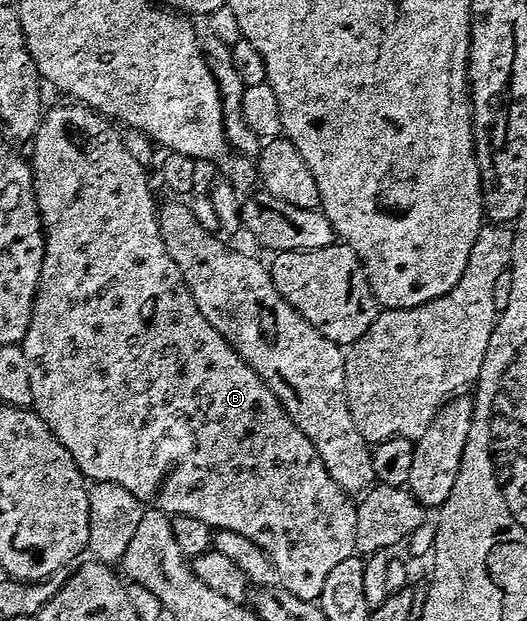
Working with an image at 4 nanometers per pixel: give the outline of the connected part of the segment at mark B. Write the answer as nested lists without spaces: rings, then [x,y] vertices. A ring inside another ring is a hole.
[[[64,103],[68,104],[56,104],[41,115],[36,135],[30,141],[32,185],[44,227],[44,257],[28,329],[22,341],[26,366],[30,368],[31,407],[42,418],[42,422],[46,422],[58,442],[66,446],[70,458],[74,458],[78,470],[89,481],[97,484],[114,482],[130,490],[130,494],[134,494],[141,505],[161,508],[171,517],[198,518],[198,522],[206,522],[213,530],[234,530],[234,534],[243,534],[250,538],[250,542],[254,542],[254,546],[262,546],[270,562],[274,562],[279,587],[290,590],[290,594],[298,594],[298,598],[319,601],[330,570],[356,552],[358,518],[353,497],[342,486],[338,486],[334,478],[330,478],[318,450],[314,450],[314,442],[310,442],[310,438],[306,438],[306,434],[294,426],[274,390],[270,390],[270,386],[258,378],[256,371],[232,349],[222,334],[218,334],[218,330],[214,330],[214,326],[210,326],[210,322],[206,322],[206,318],[202,318],[198,306],[194,306],[194,298],[178,266],[174,266],[174,258],[166,254],[160,233],[158,200],[152,197],[148,176],[144,173],[145,165],[134,158],[134,154],[130,154],[124,145],[123,135],[119,131],[116,133],[117,125],[92,111],[86,104]],[[76,131],[88,135],[81,144],[72,141],[71,132]]]

